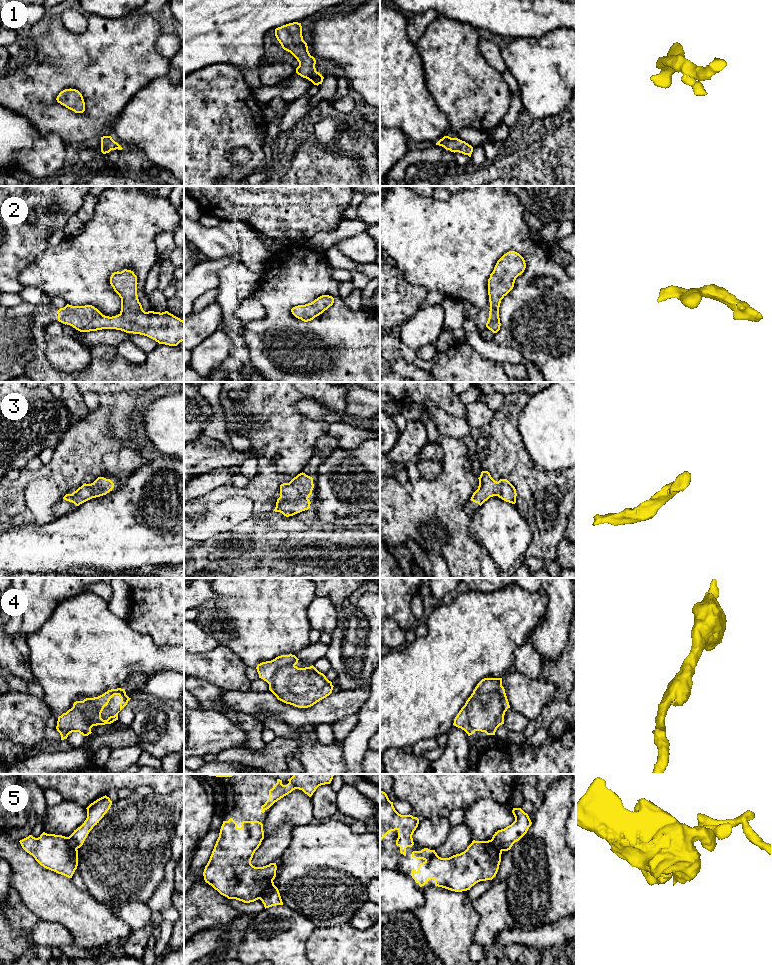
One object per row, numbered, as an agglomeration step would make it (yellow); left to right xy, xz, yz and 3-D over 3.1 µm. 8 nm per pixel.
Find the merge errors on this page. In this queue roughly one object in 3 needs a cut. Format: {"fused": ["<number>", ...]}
{"fused": ["5"]}

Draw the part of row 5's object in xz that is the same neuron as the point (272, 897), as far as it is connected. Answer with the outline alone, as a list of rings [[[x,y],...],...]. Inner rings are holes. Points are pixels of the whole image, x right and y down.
[[[275,885],[260,900],[264,904],[265,909],[276,905],[283,905],[279,890]]]

